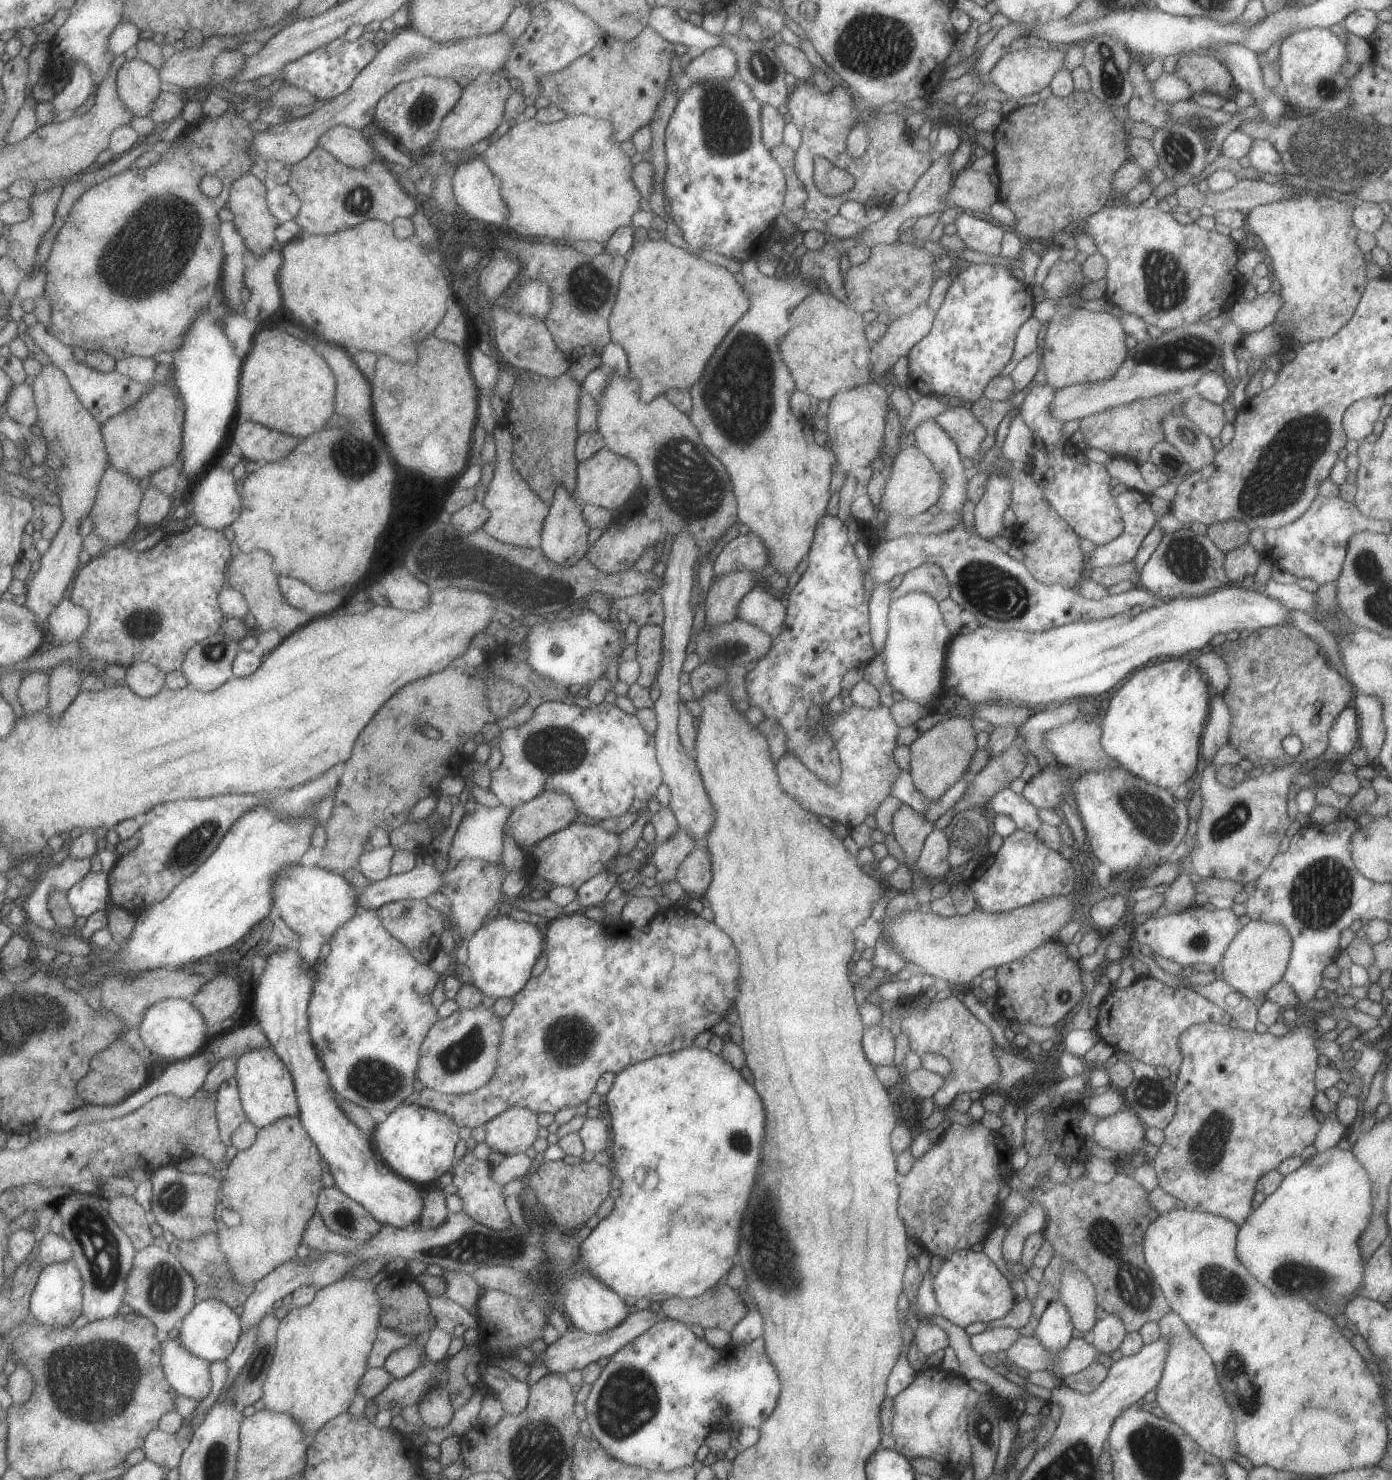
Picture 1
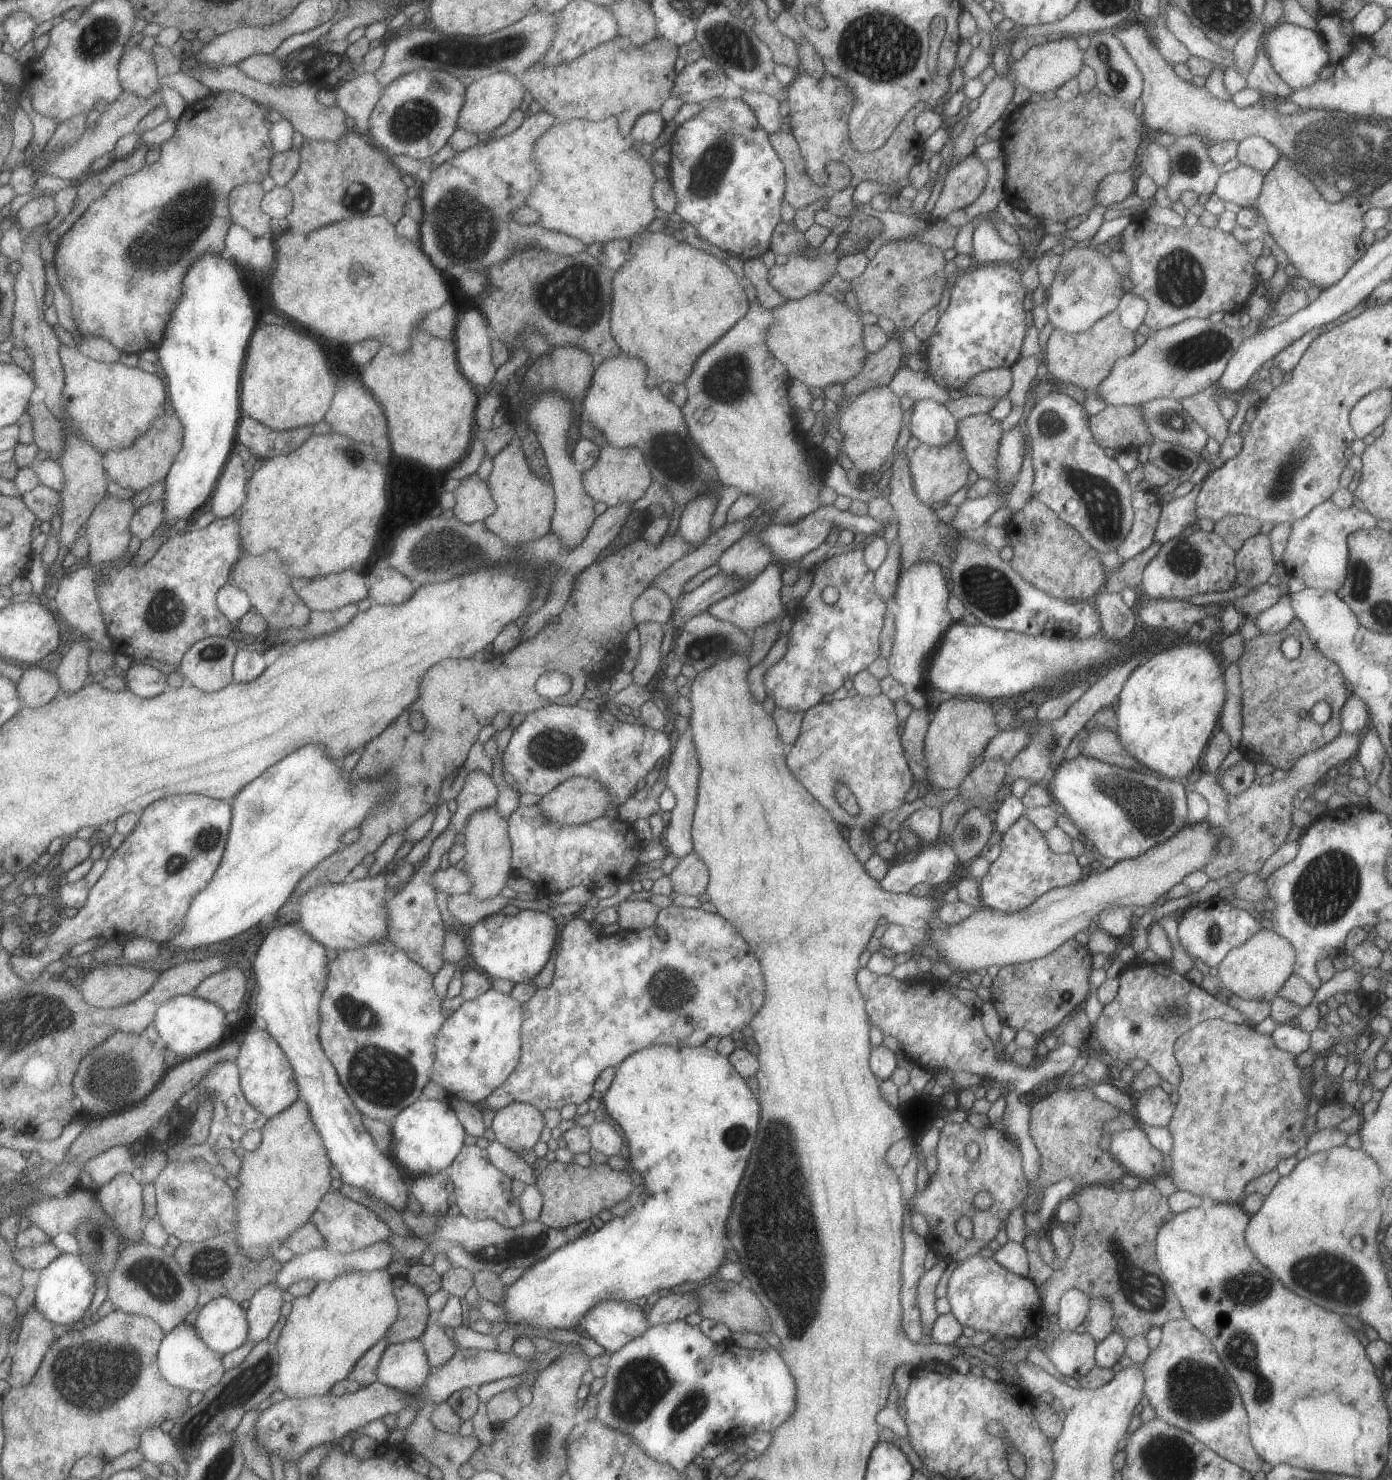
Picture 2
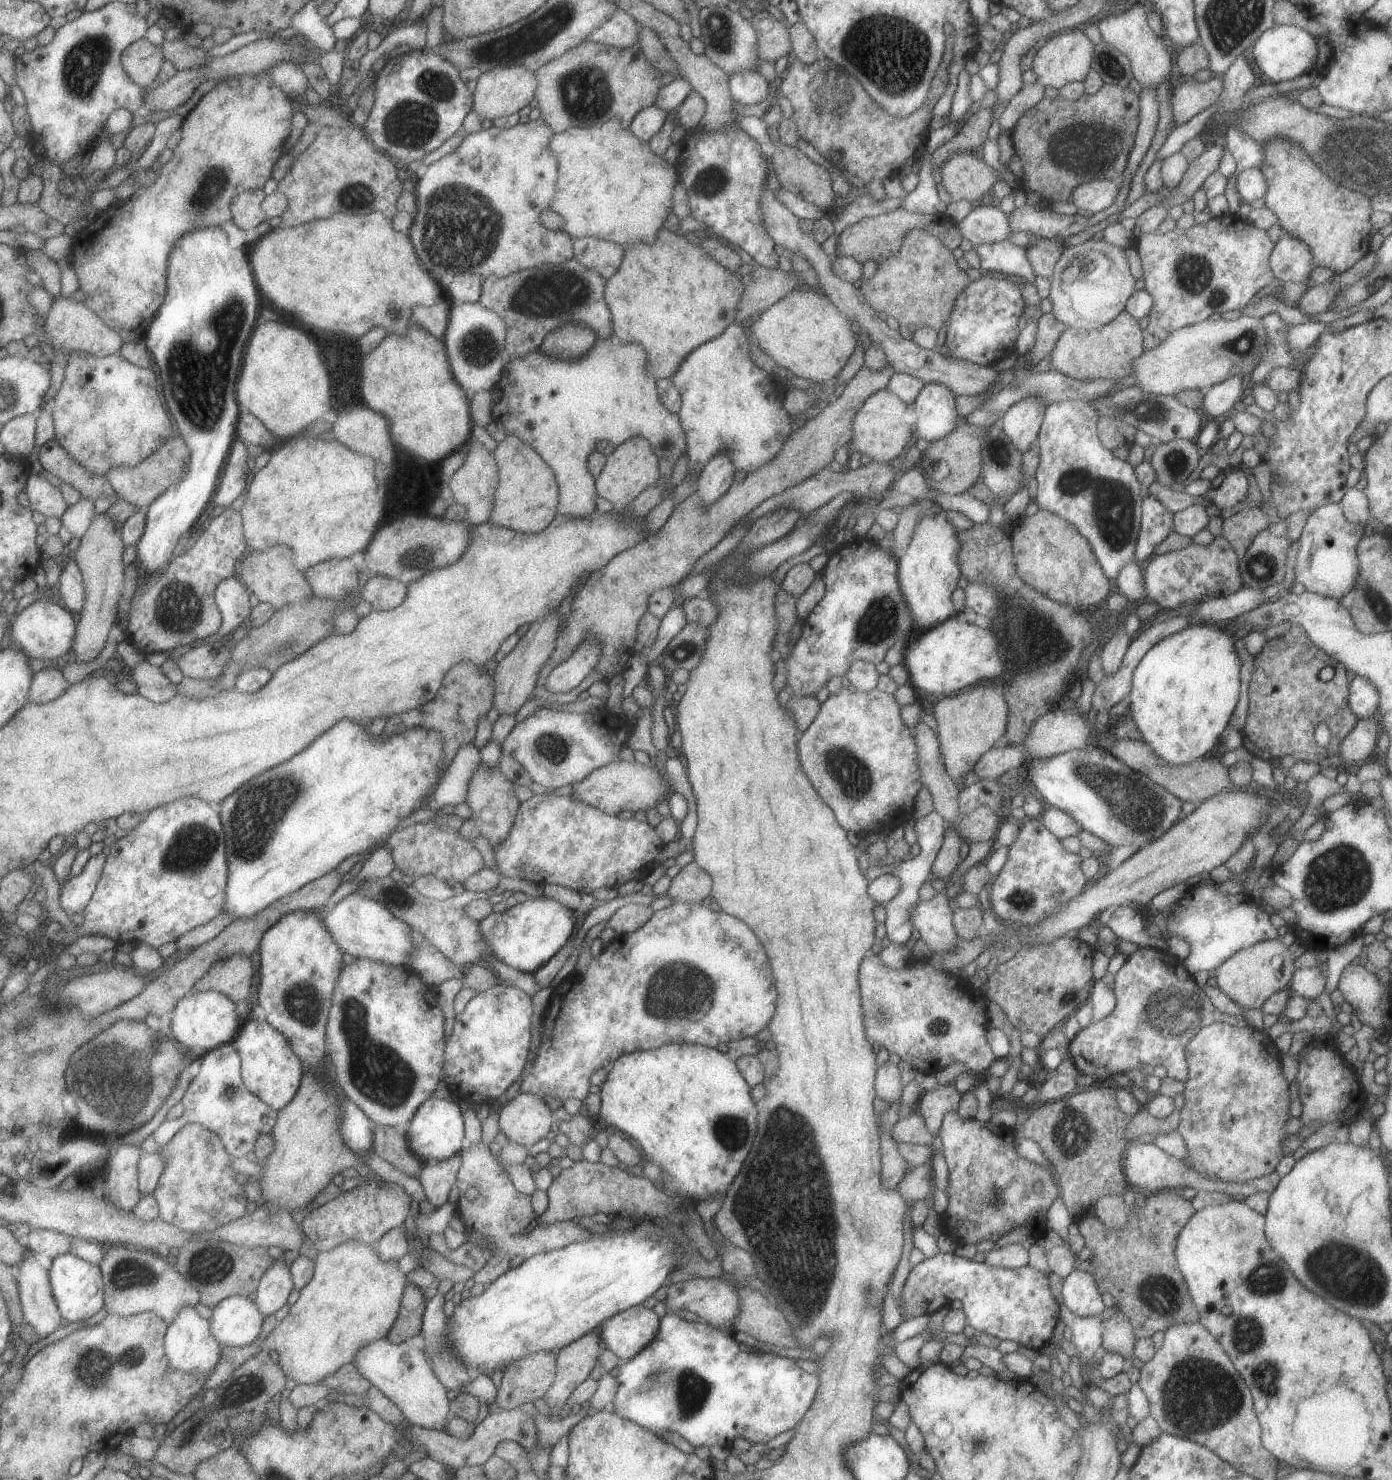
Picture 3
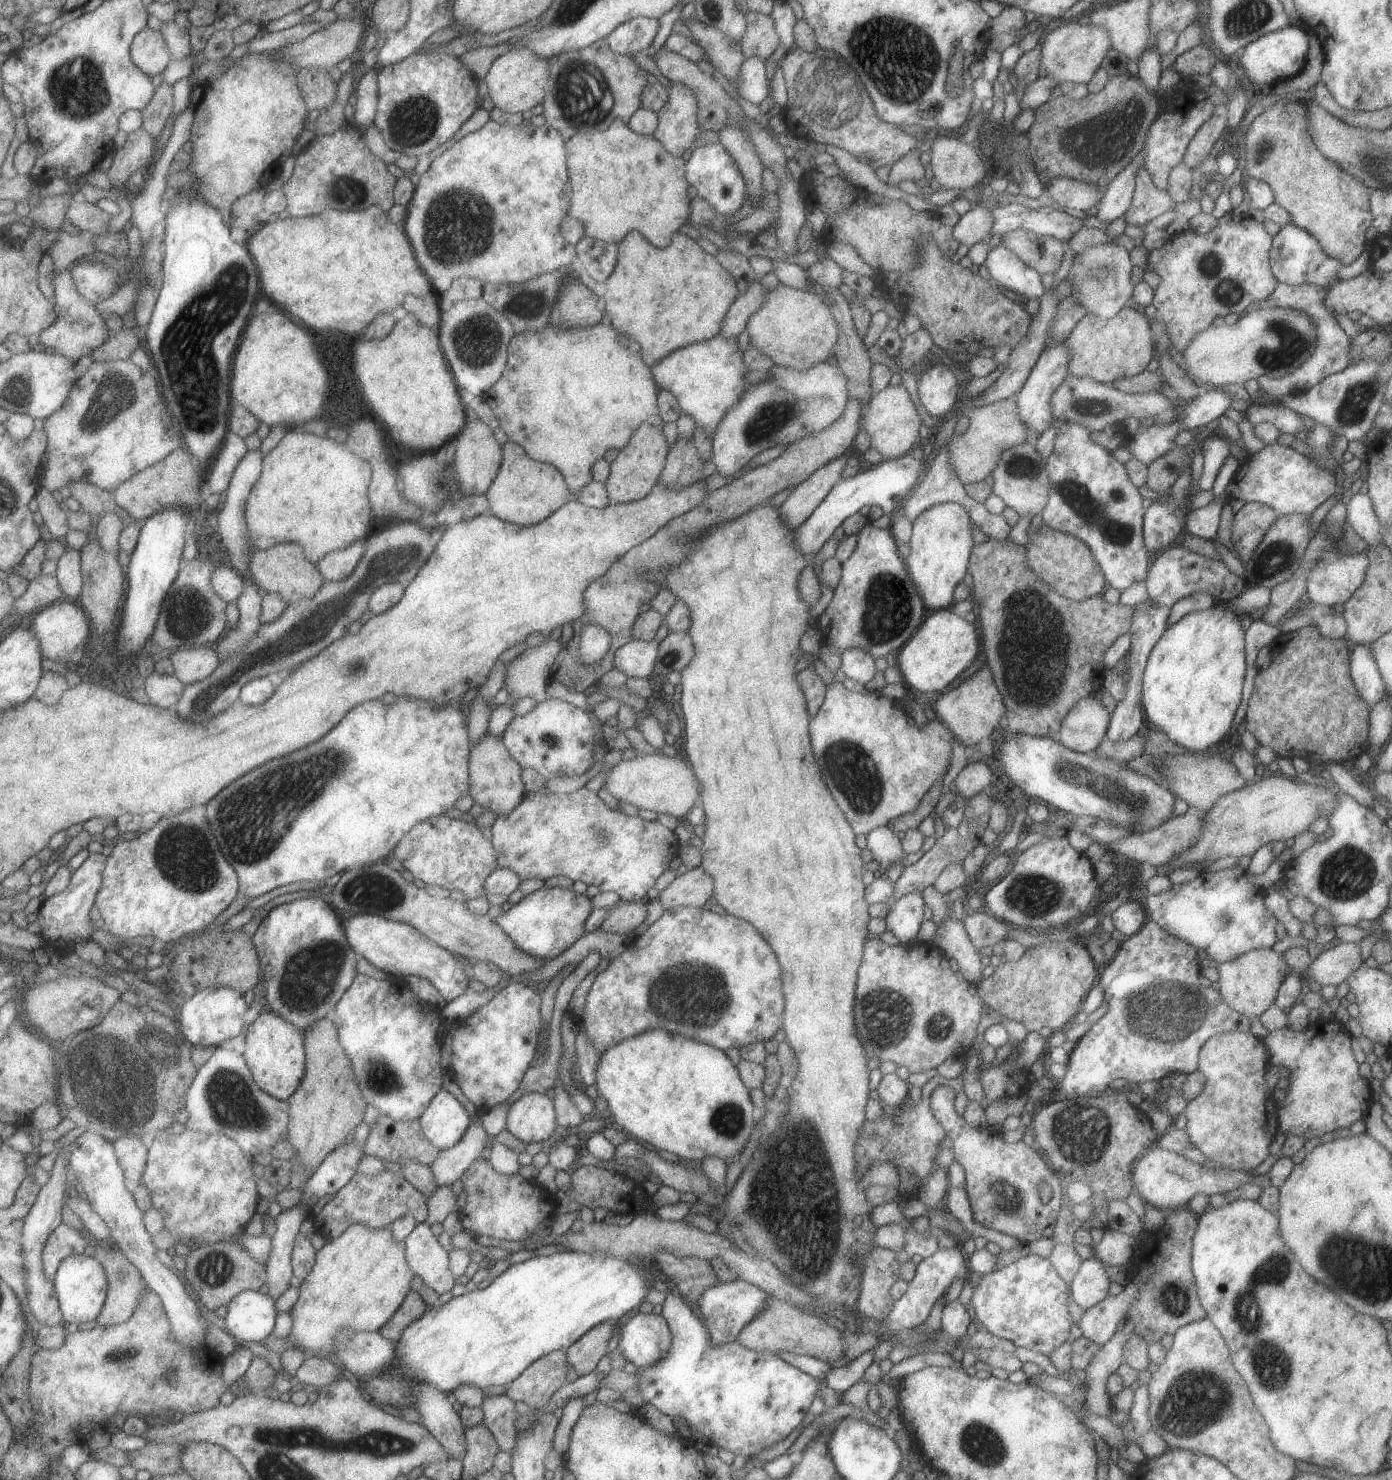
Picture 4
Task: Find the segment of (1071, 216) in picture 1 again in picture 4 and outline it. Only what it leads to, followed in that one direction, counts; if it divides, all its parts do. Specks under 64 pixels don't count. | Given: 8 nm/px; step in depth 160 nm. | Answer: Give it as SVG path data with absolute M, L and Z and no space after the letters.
M1123 73L1121 76L1108 77L1103 88L1096 93L1088 93L1082 99L1070 99L1061 95L1045 101L1037 107L1033 124L1028 128L1029 150L1032 164L1041 184L1053 177L1069 177L1105 188L1106 184L1118 175L1133 159L1139 156L1149 125L1156 119L1160 97L1157 90L1146 89L1138 76Z

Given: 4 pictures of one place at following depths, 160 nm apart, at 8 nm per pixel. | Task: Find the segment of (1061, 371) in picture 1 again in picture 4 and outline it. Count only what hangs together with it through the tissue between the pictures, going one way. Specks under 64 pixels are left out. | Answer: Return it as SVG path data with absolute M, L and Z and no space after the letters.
M1128 306L1121 307L1108 319L1102 319L1093 313L1085 313L1069 332L1064 343L1070 350L1069 374L1089 377L1108 385L1117 379L1139 374L1145 370L1149 360L1155 357L1146 317Z

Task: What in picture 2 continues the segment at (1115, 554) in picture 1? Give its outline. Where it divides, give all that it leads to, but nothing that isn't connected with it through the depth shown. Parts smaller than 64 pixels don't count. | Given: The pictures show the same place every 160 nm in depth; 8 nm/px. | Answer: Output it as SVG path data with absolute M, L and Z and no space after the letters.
M1133 490L1130 498L1133 510L1131 529L1115 548L1115 554L1123 561L1134 558L1153 543L1153 532L1161 511L1161 499L1155 490Z

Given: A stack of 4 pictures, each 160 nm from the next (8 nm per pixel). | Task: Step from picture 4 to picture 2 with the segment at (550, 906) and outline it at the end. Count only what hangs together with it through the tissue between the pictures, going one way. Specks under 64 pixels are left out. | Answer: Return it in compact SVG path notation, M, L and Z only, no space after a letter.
M519 910L513 916L502 913L479 920L468 936L468 954L473 957L476 969L491 980L507 980L513 984L527 982L537 975L552 956L557 939L554 915L533 910Z

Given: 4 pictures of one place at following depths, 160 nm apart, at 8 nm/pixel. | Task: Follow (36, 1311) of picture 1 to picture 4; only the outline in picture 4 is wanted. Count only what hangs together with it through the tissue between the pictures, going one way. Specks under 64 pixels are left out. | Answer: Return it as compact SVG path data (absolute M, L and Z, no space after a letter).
M85 1255L67 1257L59 1267L55 1283L65 1322L79 1324L98 1320L106 1305L110 1289L107 1271L100 1260Z

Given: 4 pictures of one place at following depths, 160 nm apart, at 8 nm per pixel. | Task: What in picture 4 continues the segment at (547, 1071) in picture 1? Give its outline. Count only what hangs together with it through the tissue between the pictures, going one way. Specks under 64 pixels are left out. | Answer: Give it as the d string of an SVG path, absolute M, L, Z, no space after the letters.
M675 907L664 910L619 956L609 961L603 972L595 975L582 1013L573 1020L578 1024L578 1032L583 1031L591 1039L599 1054L624 1038L659 1028L724 1051L769 1040L781 1026L781 1014L783 994L779 964L759 932L749 922L735 916L719 916L702 908Z

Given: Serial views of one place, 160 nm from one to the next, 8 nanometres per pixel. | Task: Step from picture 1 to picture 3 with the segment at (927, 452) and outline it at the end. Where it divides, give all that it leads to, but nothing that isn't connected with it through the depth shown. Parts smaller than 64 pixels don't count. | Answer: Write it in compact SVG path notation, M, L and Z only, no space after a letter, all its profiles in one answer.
M924 383L915 397L909 410L910 419L915 422L916 431L914 435L917 439L922 438L928 443L932 443L942 436L949 434L951 429L959 424L957 422L957 409L954 401L954 394L941 383Z

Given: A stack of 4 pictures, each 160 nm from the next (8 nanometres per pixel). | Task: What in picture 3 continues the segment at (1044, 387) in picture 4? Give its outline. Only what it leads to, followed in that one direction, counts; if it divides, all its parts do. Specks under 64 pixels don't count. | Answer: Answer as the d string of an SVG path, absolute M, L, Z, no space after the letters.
M1026 396L1014 402L1001 414L999 427L1012 445L1015 445L1021 452L1026 451L1029 444L1038 438L1046 406L1039 397Z

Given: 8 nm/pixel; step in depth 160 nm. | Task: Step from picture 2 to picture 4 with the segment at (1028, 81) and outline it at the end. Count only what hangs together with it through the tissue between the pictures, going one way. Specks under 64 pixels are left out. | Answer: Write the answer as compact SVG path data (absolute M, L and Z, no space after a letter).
M1075 19L1066 20L1063 26L1046 32L1041 44L1041 66L1047 77L1060 82L1088 83L1093 73L1100 67L1106 50L1111 48L1108 32L1096 24L1082 25Z

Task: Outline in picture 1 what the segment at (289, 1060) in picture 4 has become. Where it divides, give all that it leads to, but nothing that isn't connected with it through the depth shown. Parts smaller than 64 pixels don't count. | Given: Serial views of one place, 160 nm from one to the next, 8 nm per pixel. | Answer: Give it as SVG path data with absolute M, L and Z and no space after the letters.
M272 1048L251 1050L237 1058L235 1078L238 1080L244 1110L258 1129L267 1128L283 1118L300 1116L300 1107L293 1076Z

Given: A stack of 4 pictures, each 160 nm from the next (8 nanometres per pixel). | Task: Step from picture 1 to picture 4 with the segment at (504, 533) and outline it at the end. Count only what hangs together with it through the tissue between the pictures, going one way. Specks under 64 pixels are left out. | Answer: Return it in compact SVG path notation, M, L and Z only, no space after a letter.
M514 442L502 445L503 462L493 482L484 492L488 500L488 514L517 526L531 526L571 499L561 473L550 464L529 459Z

